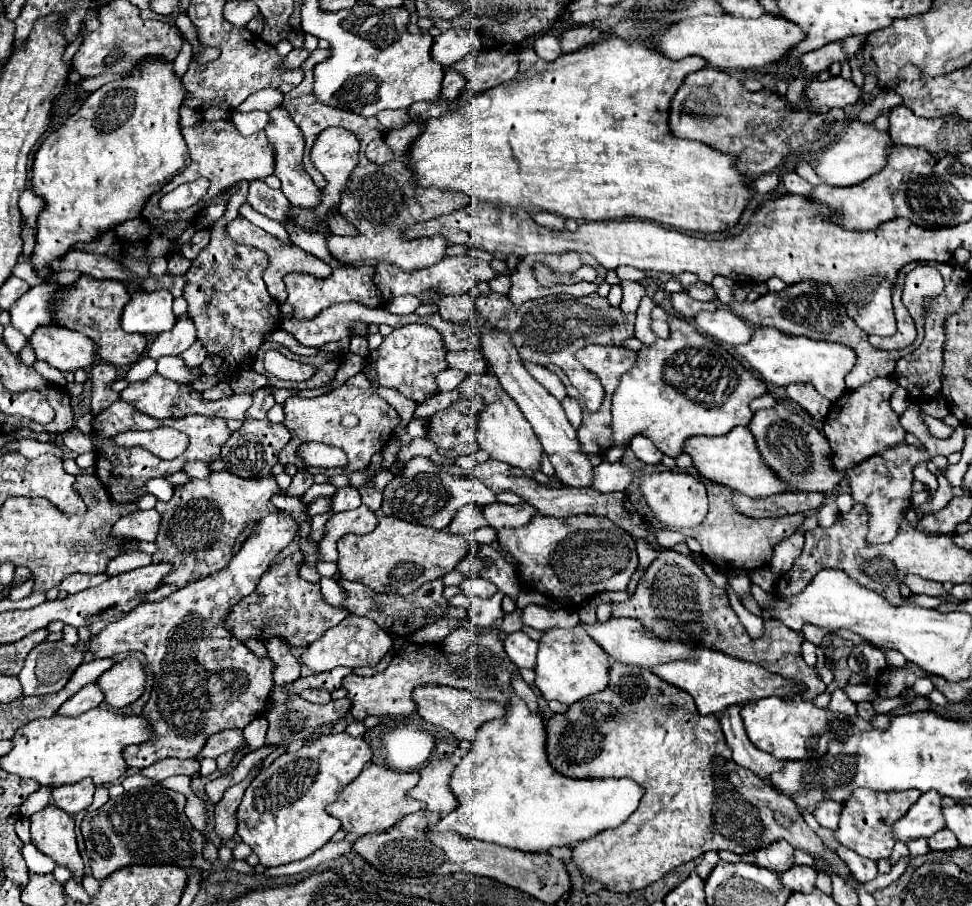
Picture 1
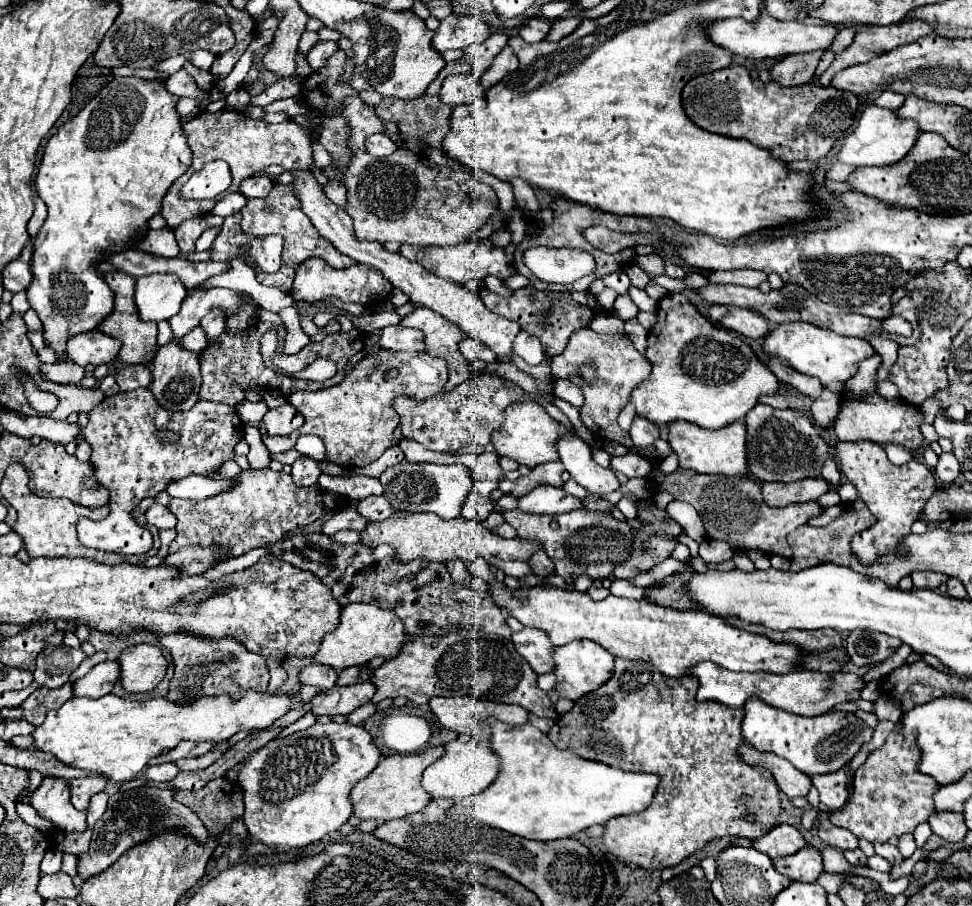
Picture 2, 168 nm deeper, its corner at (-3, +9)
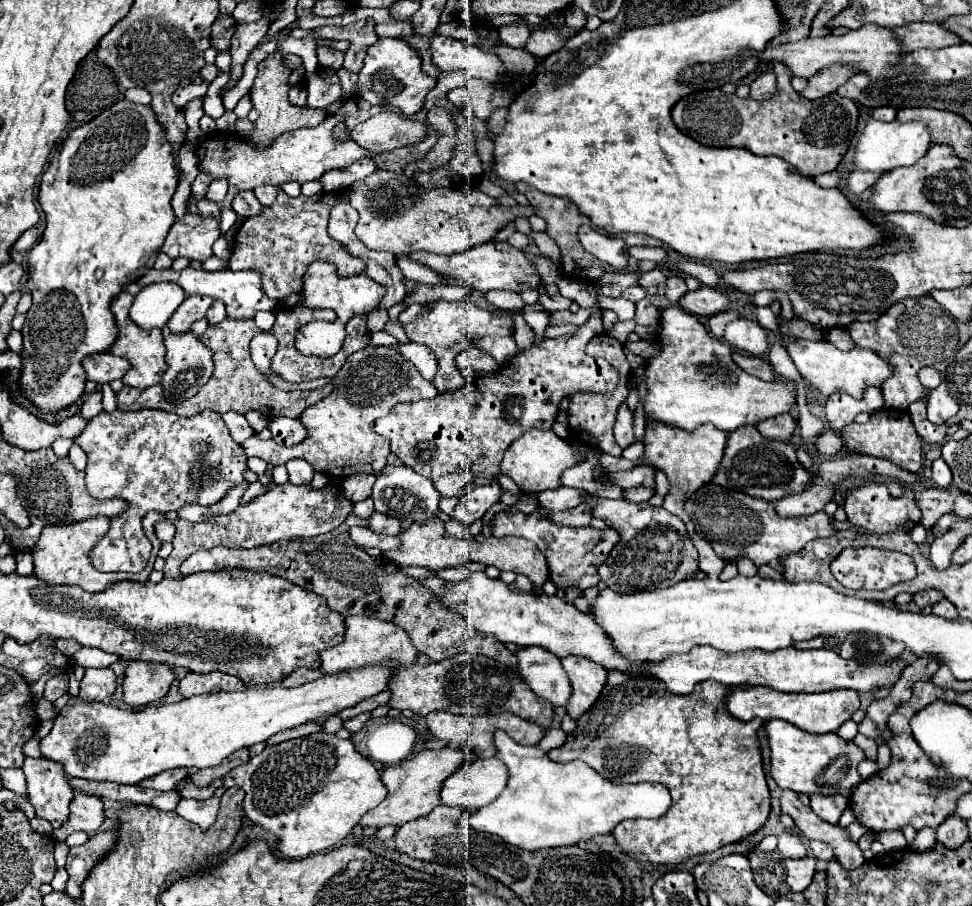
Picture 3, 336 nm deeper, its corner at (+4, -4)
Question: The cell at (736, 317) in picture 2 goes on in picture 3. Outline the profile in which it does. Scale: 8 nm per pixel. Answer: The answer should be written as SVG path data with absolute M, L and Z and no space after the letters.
M744 317L726 325L724 341L732 345L734 349L744 351L748 355L762 355L768 349L768 337L764 327Z

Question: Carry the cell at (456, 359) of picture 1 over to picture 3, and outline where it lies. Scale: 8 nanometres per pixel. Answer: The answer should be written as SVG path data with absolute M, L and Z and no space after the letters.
M474 345L472 347L468 347L468 349L464 349L458 357L456 357L456 363L458 363L458 367L460 369L468 369L468 367L472 367L472 369L476 369L476 371L498 371L500 369L500 365L490 357L490 355L486 355L484 351L478 351Z

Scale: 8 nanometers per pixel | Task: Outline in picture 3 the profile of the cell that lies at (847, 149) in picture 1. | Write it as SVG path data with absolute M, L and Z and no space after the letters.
M870 119L854 147L854 159L852 159L852 167L860 169L860 171L874 171L874 173L886 173L892 171L896 167L904 167L904 165L914 165L930 147L930 133L926 131L926 127L922 127L922 123L898 123L898 121L890 121L890 123L882 123L876 119Z

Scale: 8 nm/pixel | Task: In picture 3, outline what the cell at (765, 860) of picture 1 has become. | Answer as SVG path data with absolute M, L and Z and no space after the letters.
M782 833L778 837L778 853L784 859L802 859L802 857L806 857L806 847L796 835Z

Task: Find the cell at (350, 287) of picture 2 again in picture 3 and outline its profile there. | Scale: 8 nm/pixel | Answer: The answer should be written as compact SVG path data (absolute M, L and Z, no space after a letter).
M312 263L304 275L302 299L298 301L298 305L308 309L332 309L338 315L338 319L346 323L354 315L374 311L380 305L382 297L384 297L384 287L374 279L370 279L366 273L364 277L362 273L354 277L338 277L334 267L330 267L330 263Z

